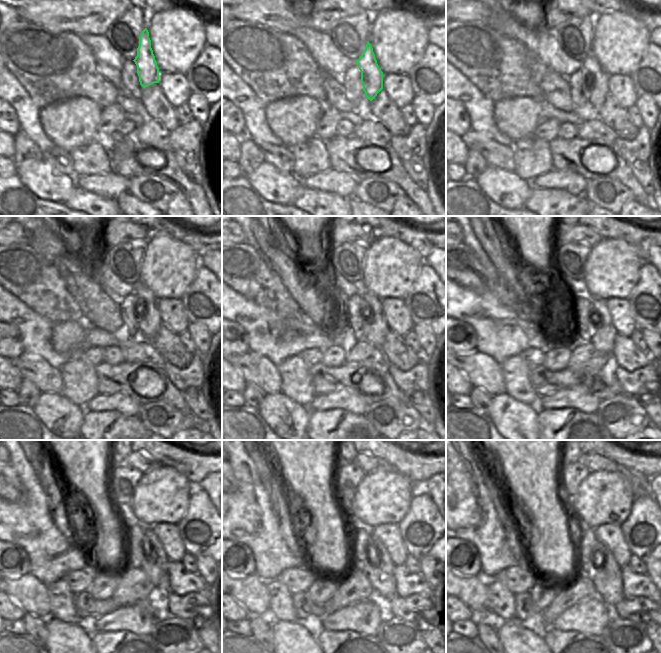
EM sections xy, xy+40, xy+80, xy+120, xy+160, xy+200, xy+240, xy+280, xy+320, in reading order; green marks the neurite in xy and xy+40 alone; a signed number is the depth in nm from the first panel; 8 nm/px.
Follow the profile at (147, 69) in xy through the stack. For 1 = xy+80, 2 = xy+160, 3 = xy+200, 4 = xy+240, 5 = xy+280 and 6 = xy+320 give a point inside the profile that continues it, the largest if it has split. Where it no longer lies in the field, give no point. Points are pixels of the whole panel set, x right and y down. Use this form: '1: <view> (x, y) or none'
1: xy+80 (596, 79)
2: xy+160 (377, 328)
3: xy+200 (603, 340)
4: xy+240 (154, 564)
5: xy+280 (379, 568)
6: xy+320 (604, 571)

